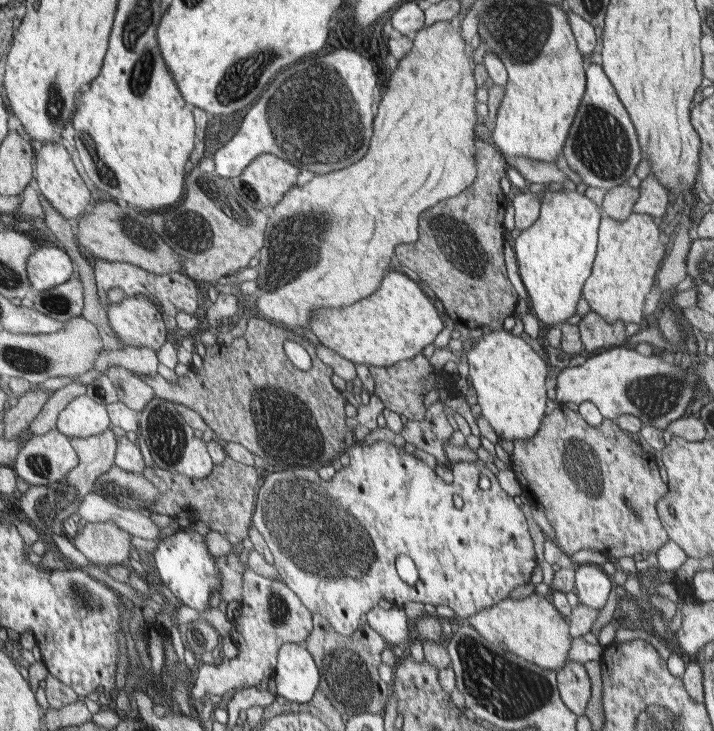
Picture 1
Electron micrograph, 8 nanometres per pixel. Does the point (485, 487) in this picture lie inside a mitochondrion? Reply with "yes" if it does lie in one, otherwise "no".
no

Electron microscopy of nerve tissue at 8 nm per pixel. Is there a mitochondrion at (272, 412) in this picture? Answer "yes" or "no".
yes

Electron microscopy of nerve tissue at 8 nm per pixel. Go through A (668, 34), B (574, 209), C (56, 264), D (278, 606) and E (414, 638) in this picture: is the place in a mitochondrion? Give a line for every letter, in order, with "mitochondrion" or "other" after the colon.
A: other
B: other
C: other
D: mitochondrion
E: other

